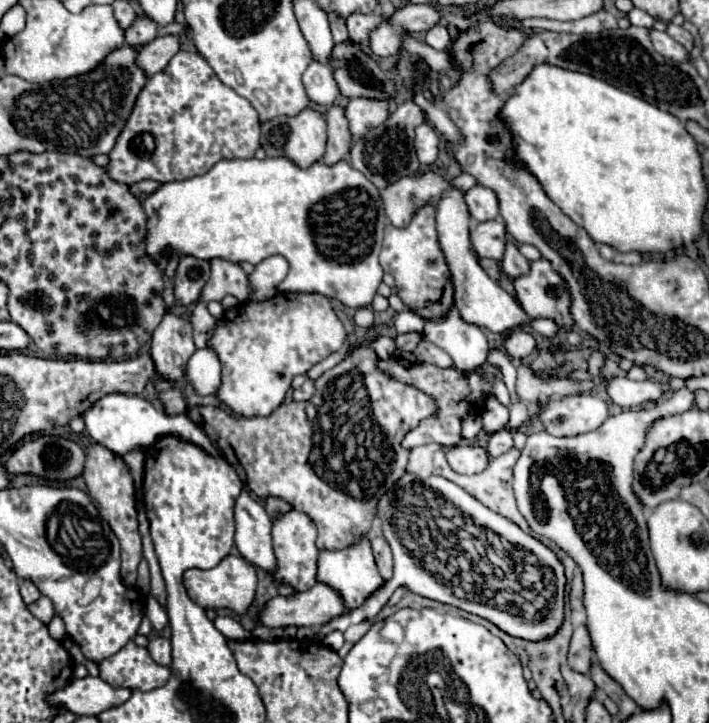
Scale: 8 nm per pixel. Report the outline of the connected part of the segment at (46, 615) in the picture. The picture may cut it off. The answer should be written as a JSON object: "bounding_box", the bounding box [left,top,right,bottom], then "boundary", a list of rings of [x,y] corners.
{"bounding_box":[28,597,54,623],"boundary":[[[40,597],[38,601],[34,601],[34,603],[30,603],[28,605],[28,611],[36,617],[36,619],[40,619],[42,623],[50,623],[50,619],[54,617],[54,607],[52,607],[52,601],[48,599],[48,597]]]}

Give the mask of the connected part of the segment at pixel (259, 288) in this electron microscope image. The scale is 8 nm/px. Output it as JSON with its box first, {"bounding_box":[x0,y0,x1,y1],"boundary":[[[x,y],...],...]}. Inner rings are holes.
{"bounding_box":[248,255,288,301],"boundary":[[[274,255],[258,263],[256,269],[248,275],[250,285],[248,301],[266,301],[274,297],[278,293],[276,287],[286,277],[286,273],[288,273],[288,261],[282,255]]]}

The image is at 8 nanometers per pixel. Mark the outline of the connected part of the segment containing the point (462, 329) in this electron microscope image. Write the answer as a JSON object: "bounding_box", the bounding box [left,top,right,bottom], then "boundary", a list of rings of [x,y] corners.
{"bounding_box":[422,307,488,373],"boundary":[[[454,307],[442,321],[426,321],[422,337],[442,347],[462,373],[472,373],[488,357],[488,339],[484,331],[476,325],[466,325]]]}

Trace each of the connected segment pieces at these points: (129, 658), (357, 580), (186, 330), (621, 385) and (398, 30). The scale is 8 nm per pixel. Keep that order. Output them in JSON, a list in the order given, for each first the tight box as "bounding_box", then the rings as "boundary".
[{"bounding_box":[100,641,170,691],"boundary":[[[130,641],[118,653],[100,663],[100,677],[114,687],[152,691],[168,681],[170,667],[158,665],[146,647],[138,647]]]},{"bounding_box":[316,537,386,609],"boundary":[[[364,537],[358,545],[352,545],[352,547],[342,549],[342,551],[320,551],[316,579],[320,583],[332,587],[342,597],[342,603],[346,609],[360,607],[376,589],[380,589],[386,583],[374,565],[368,537]]]},{"bounding_box":[150,311,196,381],"boundary":[[[168,311],[154,331],[150,343],[150,357],[154,361],[156,373],[164,381],[180,381],[184,377],[184,367],[194,351],[196,345],[190,319]]]},{"bounding_box":[608,377,684,409],"boundary":[[[612,377],[608,379],[608,393],[614,403],[618,403],[622,409],[636,409],[648,401],[660,399],[662,391],[676,391],[678,387],[684,387],[682,379],[670,379],[668,383],[656,383],[656,381],[630,381]]]},{"bounding_box":[370,5,440,57],"boundary":[[[406,5],[406,7],[394,9],[392,15],[382,15],[380,19],[382,19],[380,25],[374,27],[372,33],[370,33],[370,49],[378,57],[390,57],[390,55],[400,51],[402,41],[404,41],[406,35],[428,31],[430,27],[434,27],[438,23],[440,17],[438,17],[438,11],[432,9],[432,7],[426,7],[426,5]]]}]

